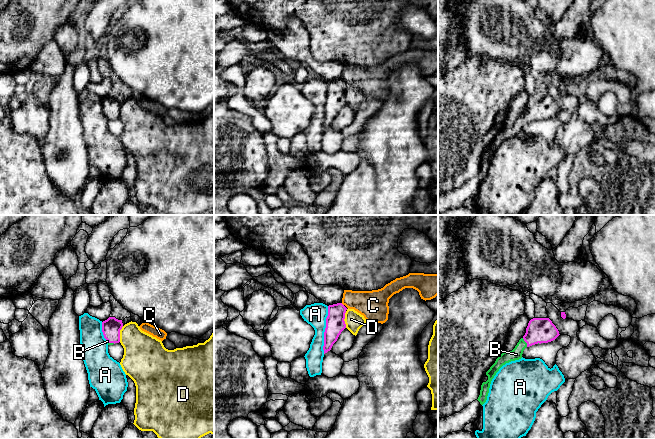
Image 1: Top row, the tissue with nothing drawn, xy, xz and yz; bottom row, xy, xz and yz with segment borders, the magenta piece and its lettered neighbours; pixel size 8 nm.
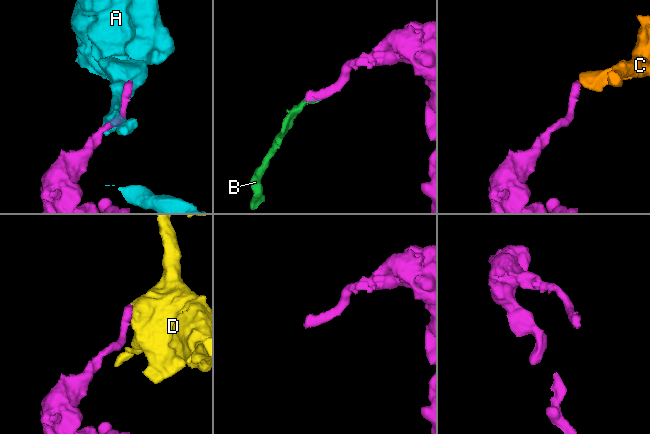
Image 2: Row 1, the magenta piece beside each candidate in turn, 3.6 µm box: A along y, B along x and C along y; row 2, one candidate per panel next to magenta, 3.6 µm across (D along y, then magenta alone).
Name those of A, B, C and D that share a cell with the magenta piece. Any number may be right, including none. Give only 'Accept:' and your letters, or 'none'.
Accept: B

